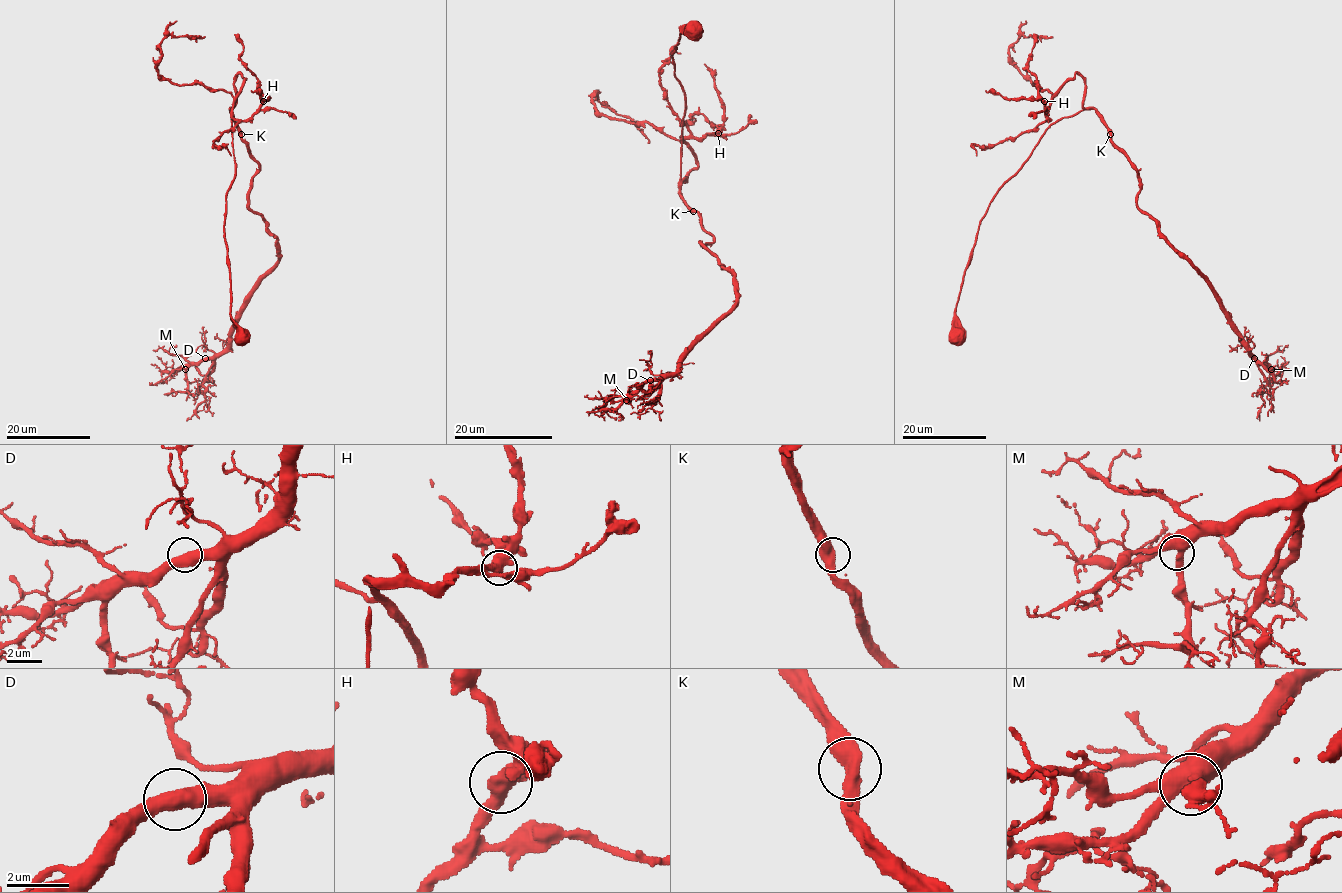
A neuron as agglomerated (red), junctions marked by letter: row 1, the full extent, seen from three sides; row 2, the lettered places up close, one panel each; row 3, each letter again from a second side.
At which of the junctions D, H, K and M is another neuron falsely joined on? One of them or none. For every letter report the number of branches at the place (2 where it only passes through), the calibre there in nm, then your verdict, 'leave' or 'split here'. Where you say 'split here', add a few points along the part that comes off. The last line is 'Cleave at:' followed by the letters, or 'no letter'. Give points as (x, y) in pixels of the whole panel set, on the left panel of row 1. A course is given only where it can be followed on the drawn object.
D: 2 | 500 nm | leave
H: 2 | 500 nm | leave
K: 2 | 550 nm | leave
M: 2 | 480 nm | leave
Cleave at: no letter

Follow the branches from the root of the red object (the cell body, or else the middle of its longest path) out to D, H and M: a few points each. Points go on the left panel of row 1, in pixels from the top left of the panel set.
D: (243, 337), (224, 236), (230, 108), (258, 165), (249, 207), (278, 261), (229, 343), (205, 358)
H: (243, 337), (230, 313), (224, 236), (234, 78), (245, 79), (234, 118), (247, 120), (263, 101)
M: (243, 337), (224, 236), (230, 108), (258, 165), (249, 207), (278, 261), (229, 343), (185, 369)

